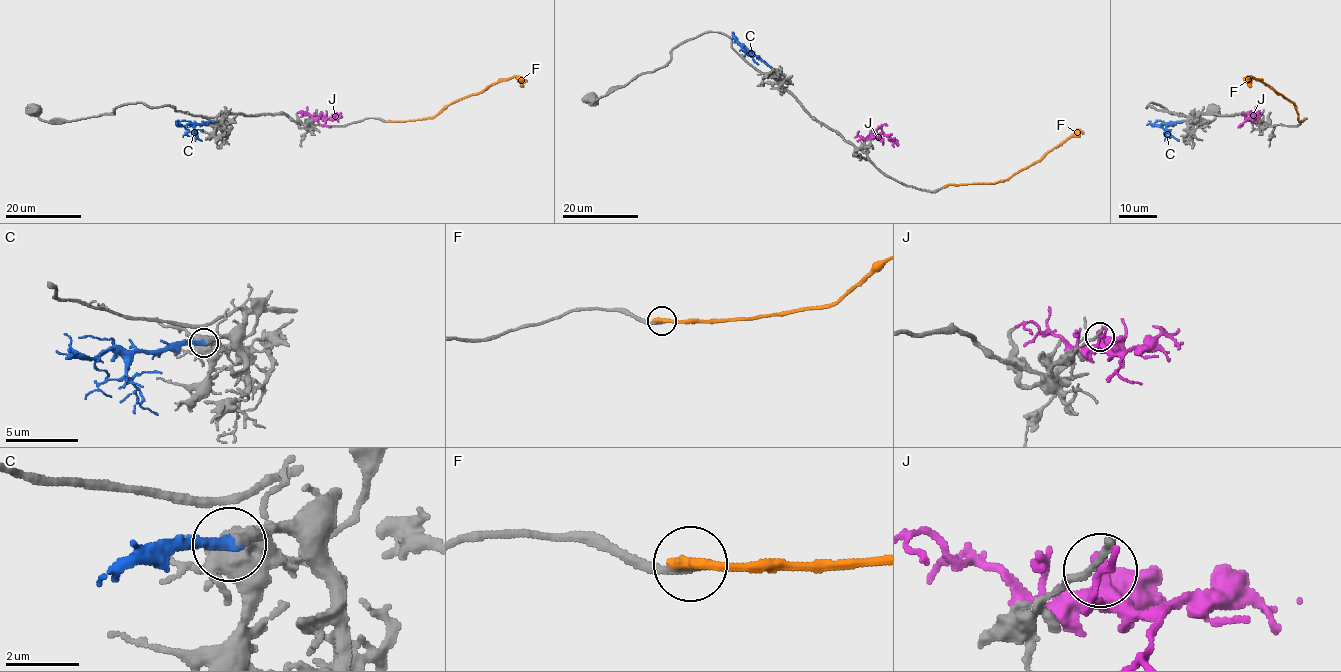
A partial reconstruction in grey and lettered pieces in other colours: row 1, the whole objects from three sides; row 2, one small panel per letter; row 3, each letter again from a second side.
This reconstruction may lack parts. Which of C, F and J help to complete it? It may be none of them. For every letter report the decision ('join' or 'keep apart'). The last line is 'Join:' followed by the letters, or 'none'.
C: join
F: keep apart
J: keep apart
Join: C

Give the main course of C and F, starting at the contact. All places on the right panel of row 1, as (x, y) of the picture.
C: (1181, 122), (1146, 124)
F: (1300, 121), (1296, 107), (1283, 95), (1251, 76), (1246, 81)

